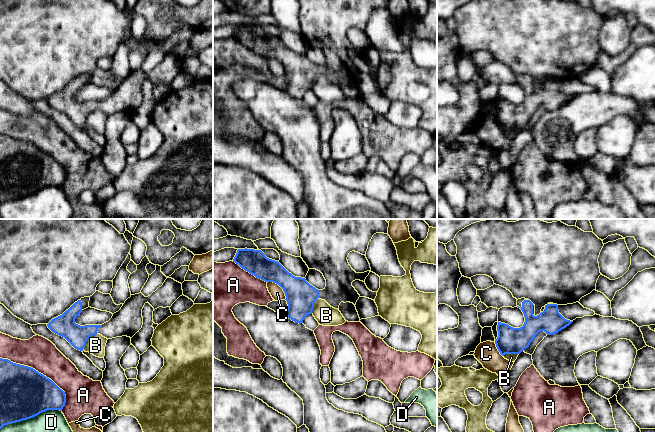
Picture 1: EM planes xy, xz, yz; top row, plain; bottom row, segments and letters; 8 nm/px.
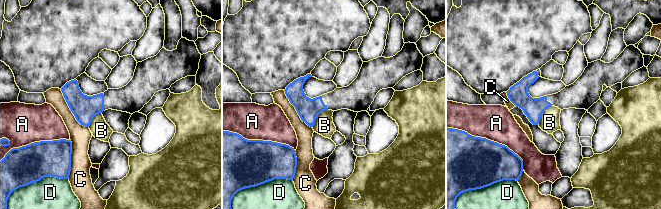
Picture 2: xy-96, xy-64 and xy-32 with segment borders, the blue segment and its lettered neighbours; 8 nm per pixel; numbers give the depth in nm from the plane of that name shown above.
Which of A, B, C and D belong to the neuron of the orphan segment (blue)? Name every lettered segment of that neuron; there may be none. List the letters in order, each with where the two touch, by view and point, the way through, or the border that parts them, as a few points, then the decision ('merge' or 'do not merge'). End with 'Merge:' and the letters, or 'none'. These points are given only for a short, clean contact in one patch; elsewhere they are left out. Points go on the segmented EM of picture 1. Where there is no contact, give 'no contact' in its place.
A: meets blue in xy at (40, 373); do not merge
B: meets blue in xy at (88, 338); do not merge
C: meets blue in xz at (280, 286); do not merge
D: meets blue in xy at (30, 417); do not merge
Merge: none

